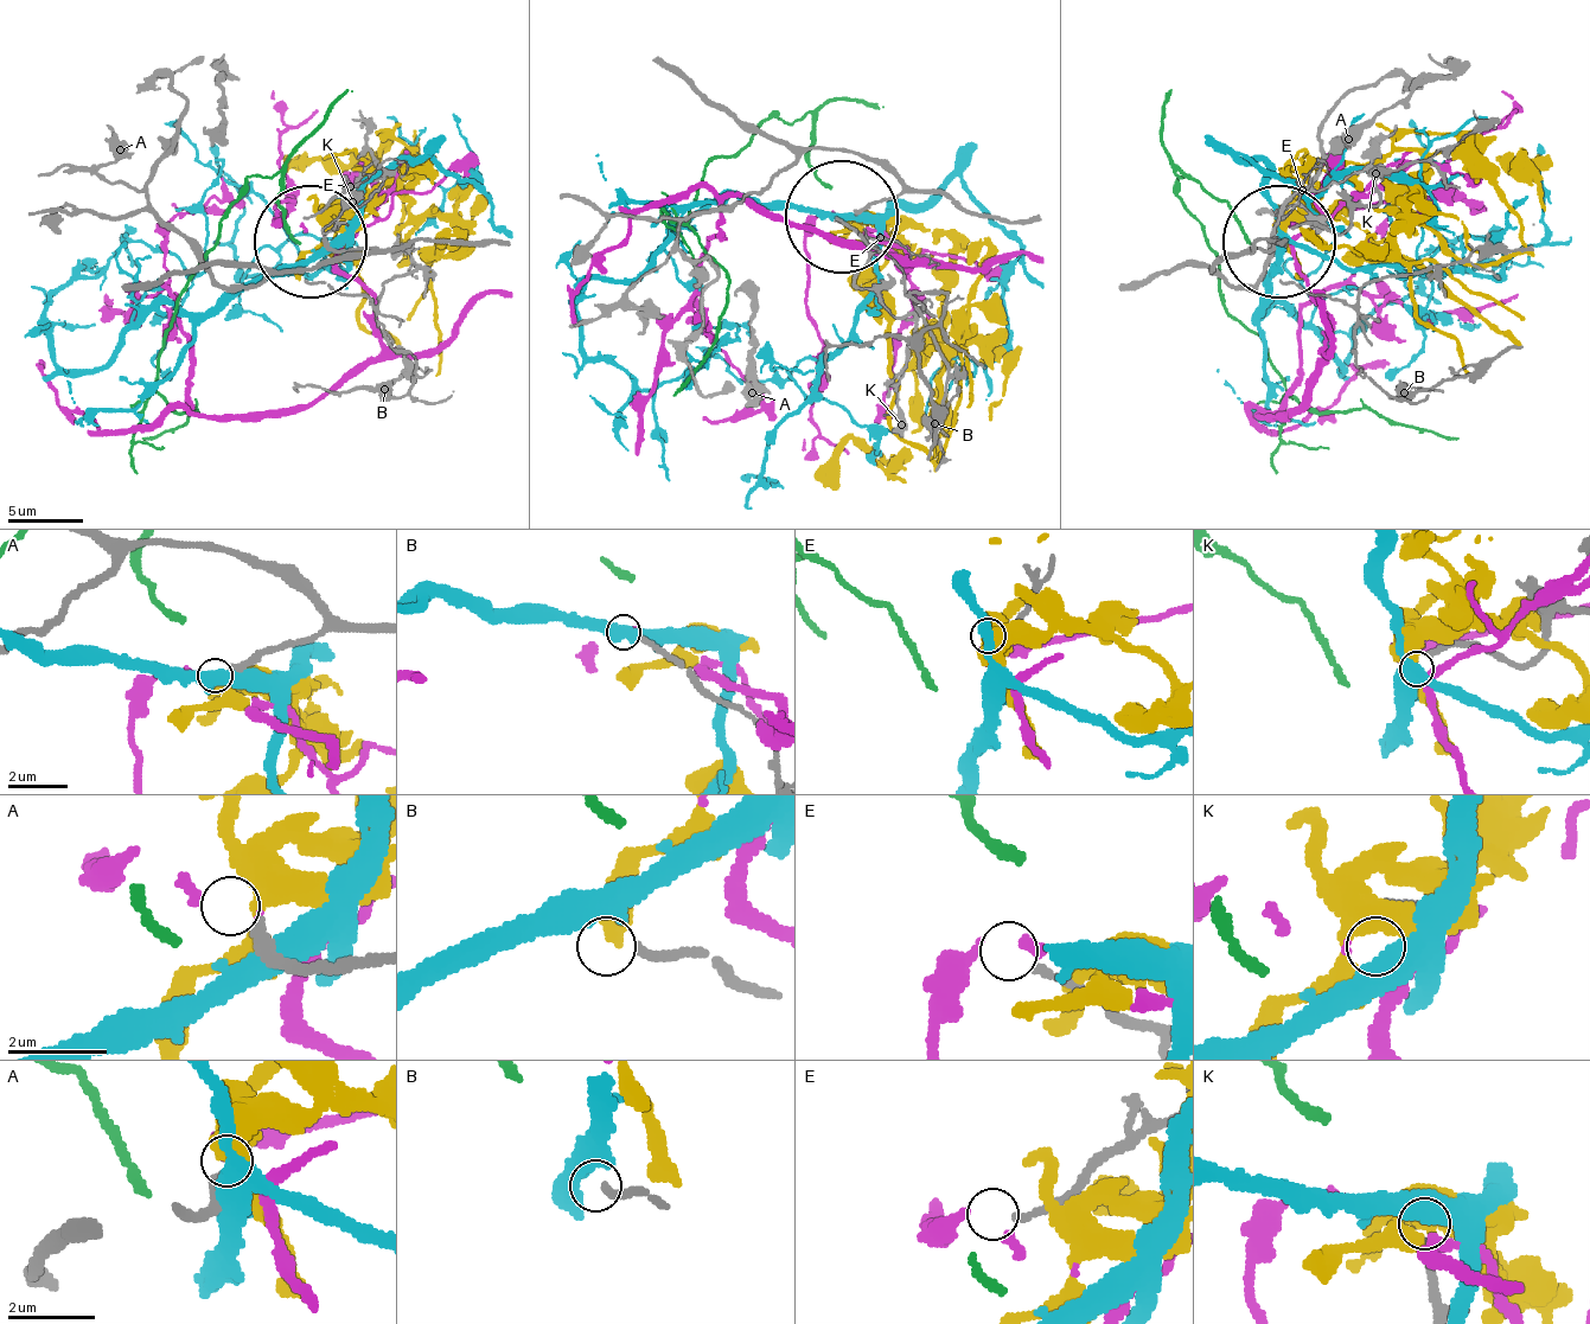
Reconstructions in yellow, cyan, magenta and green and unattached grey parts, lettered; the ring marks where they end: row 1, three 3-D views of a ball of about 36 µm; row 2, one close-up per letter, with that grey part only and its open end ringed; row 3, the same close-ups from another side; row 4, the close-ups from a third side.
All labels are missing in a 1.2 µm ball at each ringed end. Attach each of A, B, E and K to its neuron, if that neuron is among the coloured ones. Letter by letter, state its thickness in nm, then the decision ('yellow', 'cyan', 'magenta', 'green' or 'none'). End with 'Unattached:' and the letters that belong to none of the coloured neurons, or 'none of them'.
A: 280 nm | none
B: 170 nm | none
E: 140 nm | none
K: 170 nm | none
Unattached: A, B, E, K

